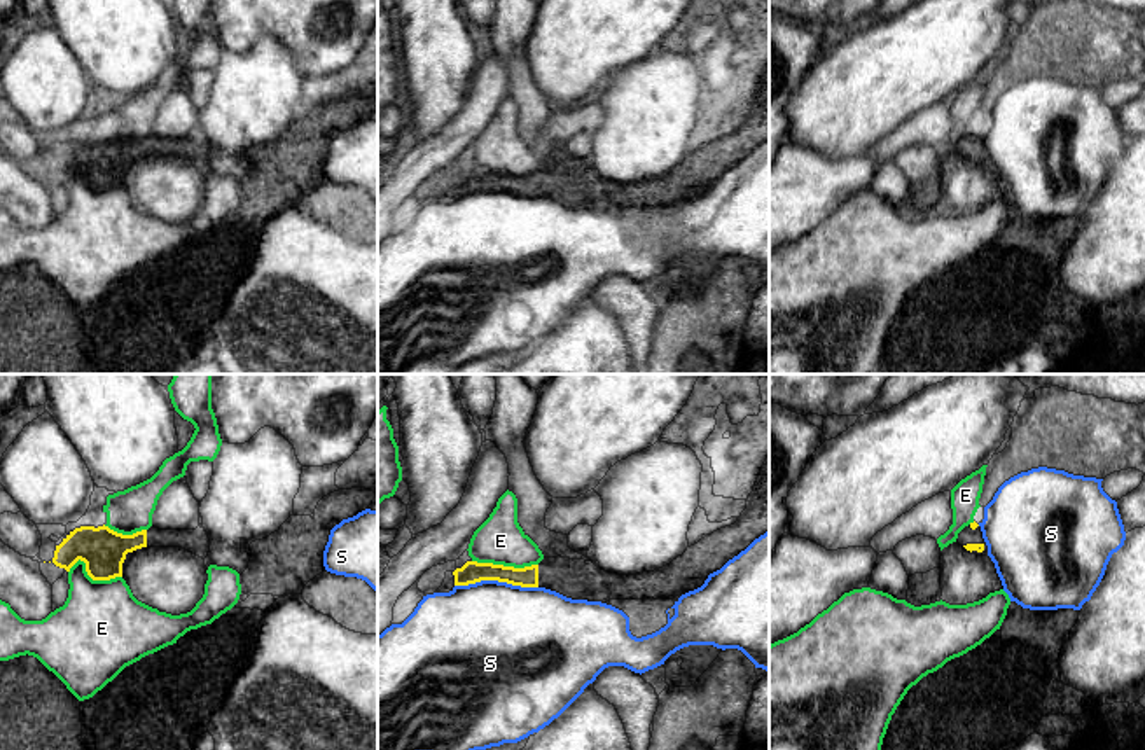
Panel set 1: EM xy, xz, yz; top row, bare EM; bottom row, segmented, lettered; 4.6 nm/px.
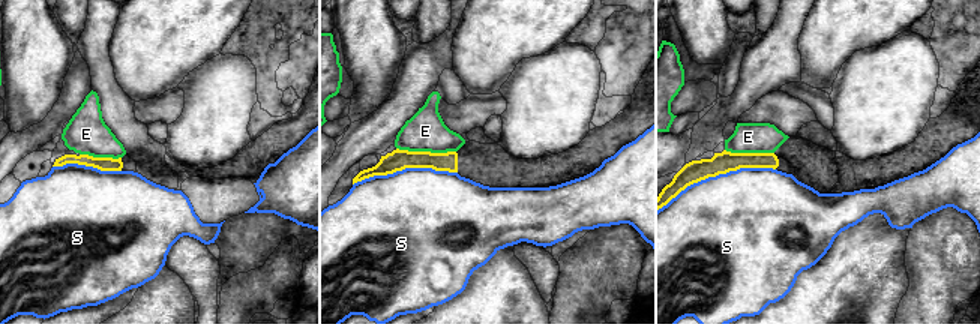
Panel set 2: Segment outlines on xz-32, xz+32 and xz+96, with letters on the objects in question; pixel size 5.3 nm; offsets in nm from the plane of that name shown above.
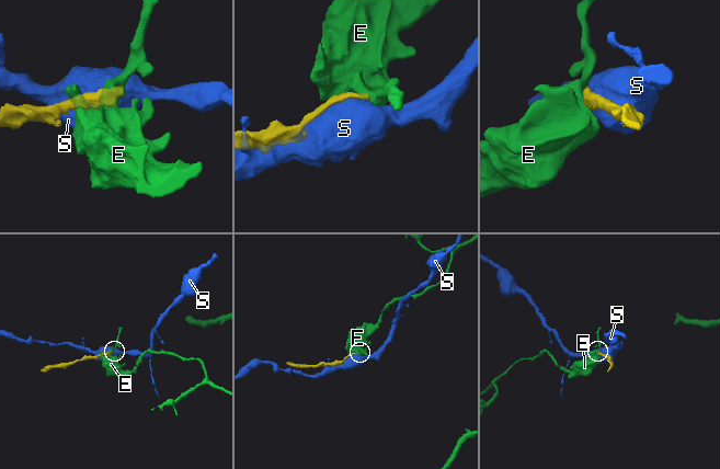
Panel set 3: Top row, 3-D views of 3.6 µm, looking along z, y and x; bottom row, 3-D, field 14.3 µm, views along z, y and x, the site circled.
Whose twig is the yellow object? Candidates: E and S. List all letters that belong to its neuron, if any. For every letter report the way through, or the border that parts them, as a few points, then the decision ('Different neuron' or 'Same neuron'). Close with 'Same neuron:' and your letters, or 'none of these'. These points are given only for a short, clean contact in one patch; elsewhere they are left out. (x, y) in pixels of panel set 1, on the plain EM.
E: Boundary: xz (472, 168), (514, 175), (537, 173). Different neuron
S: Different neuron
Same neuron: none of these

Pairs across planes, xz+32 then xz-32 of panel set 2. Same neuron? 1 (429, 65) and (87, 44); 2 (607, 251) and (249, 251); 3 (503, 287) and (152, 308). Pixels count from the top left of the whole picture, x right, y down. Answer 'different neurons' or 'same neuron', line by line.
1: different neurons
2: different neurons
3: same neuron

